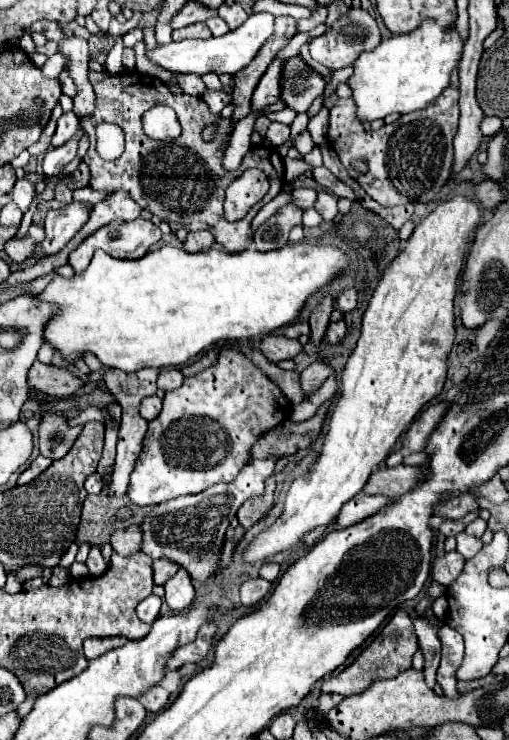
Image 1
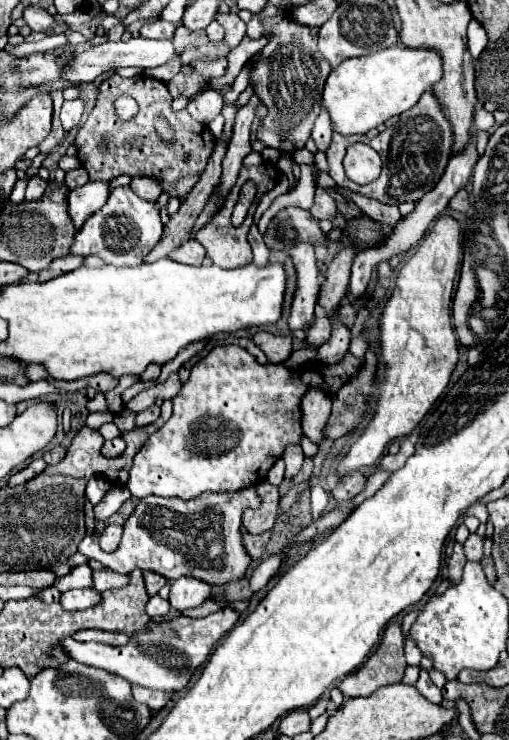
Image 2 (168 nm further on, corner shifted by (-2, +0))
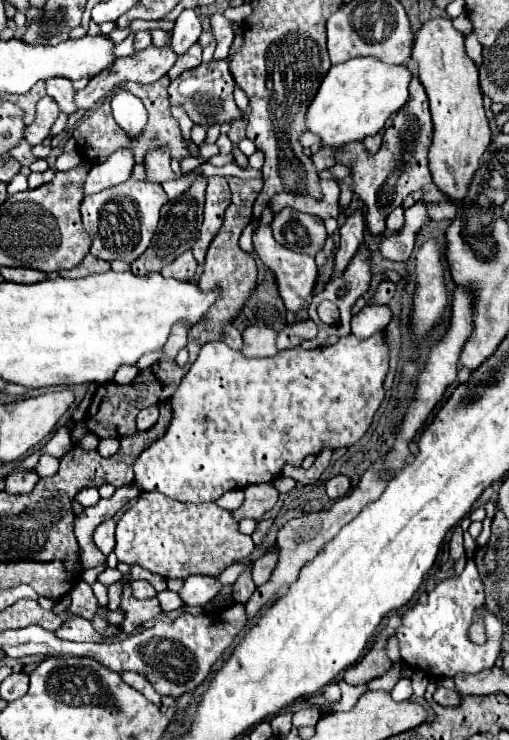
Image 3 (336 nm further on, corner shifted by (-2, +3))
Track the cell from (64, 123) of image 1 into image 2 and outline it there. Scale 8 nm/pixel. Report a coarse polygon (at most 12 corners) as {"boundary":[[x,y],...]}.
{"boundary":[[64,101],[60,119],[64,131],[78,127],[84,101]]}

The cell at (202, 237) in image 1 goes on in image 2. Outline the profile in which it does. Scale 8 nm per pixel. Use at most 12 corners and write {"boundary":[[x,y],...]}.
{"boundary":[[196,239],[174,249],[168,259],[200,265],[206,251]]}

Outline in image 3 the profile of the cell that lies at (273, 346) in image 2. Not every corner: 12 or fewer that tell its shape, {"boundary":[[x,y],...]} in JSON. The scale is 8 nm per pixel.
{"boundary":[[250,326],[242,332],[244,356],[266,358],[280,352],[278,332]]}

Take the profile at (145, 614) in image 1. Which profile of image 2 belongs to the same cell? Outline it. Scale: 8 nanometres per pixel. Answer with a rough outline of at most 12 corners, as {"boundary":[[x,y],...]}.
{"boundary":[[160,595],[150,597],[146,613],[150,617],[164,617],[170,603]]}

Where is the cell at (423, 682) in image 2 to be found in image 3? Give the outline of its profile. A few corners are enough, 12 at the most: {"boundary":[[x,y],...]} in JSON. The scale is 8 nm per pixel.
{"boundary":[[438,686],[434,702],[440,706],[454,706],[458,694]]}

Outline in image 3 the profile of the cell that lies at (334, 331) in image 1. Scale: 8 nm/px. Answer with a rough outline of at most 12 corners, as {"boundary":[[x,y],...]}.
{"boundary":[[314,320],[278,332],[278,348],[296,348],[318,336]]}

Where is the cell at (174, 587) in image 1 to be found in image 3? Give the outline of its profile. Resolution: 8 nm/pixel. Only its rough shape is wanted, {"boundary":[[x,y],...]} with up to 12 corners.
{"boundary":[[192,574],[178,594],[186,606],[206,606],[218,578]]}

